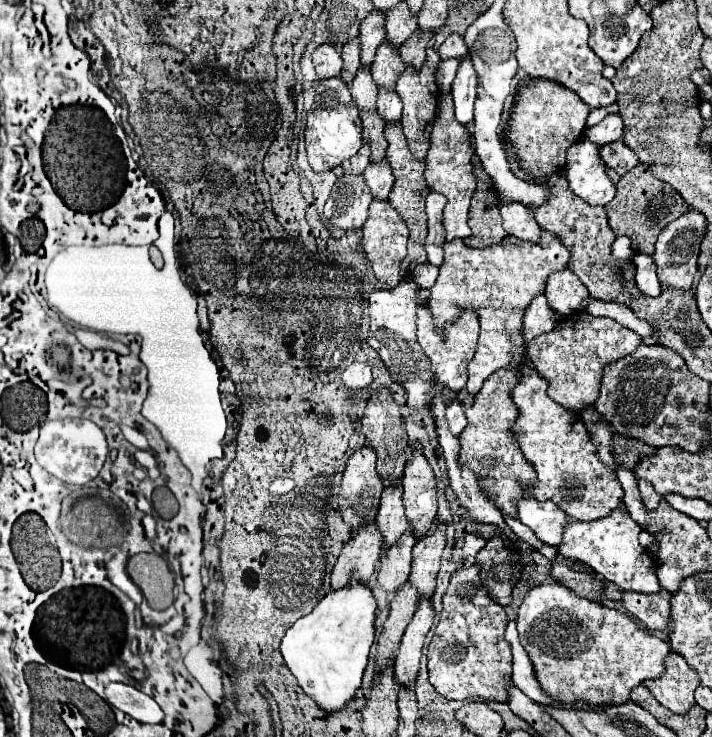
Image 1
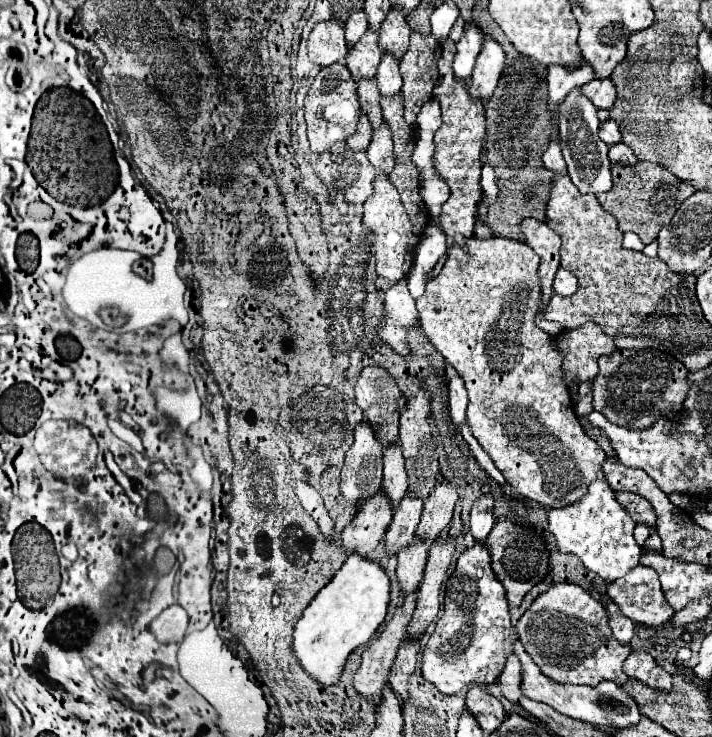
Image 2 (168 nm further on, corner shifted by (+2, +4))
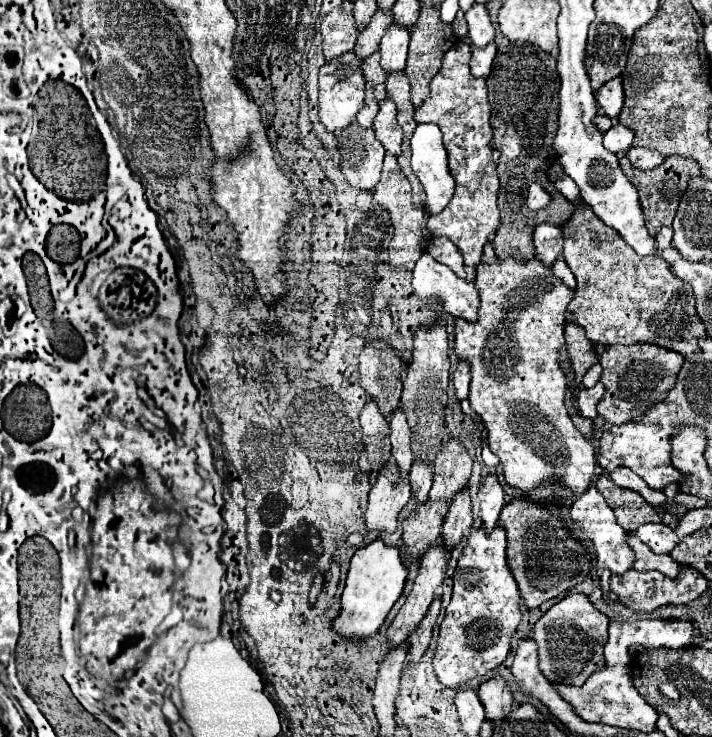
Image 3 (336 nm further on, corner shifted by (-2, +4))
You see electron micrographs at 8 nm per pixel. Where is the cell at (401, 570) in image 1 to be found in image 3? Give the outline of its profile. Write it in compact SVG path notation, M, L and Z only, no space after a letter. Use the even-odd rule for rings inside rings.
M415 458L409 472L409 482L413 490L411 504L423 504L427 500L427 494L431 490L431 480L433 480L433 466Z

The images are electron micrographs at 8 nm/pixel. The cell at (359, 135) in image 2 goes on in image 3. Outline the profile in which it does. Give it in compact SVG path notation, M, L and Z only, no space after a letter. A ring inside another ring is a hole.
M367 84L367 90L365 90L365 106L357 114L357 122L363 128L369 128L373 124L373 118L377 116L377 112L379 112L379 104L377 104L377 100L373 96L373 86Z

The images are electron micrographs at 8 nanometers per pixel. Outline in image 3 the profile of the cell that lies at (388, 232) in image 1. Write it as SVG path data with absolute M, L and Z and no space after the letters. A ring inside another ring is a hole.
M385 154L385 164L383 164L383 172L381 172L381 180L375 186L375 202L381 204L383 208L389 210L391 214L391 222L395 228L393 240L389 244L389 264L397 266L397 268L409 268L413 270L415 262L421 258L421 252L427 250L431 236L429 230L425 228L425 220L429 218L429 214L423 208L415 208L413 200L411 200L411 184L405 178L405 174L401 172L401 166L397 164L395 156Z

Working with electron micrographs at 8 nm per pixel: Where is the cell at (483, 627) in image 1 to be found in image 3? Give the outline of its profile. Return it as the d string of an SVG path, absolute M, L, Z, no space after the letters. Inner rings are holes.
M495 526L491 534L483 530L473 530L467 538L467 546L463 548L457 570L453 576L453 598L449 606L445 608L445 618L439 628L439 640L437 650L433 656L433 668L437 678L449 686L459 688L461 684L469 682L471 678L485 676L491 670L495 670L509 654L511 650L511 636L515 634L519 622L521 622L521 610L519 610L519 588L517 582L507 566L507 536L503 526Z

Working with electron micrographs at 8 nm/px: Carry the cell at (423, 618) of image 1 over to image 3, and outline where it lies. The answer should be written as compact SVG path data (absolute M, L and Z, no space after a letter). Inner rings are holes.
M463 488L453 498L453 504L449 506L447 518L443 522L443 542L447 550L455 548L461 542L461 538L471 530L471 522L473 522L471 496L469 496L469 490Z

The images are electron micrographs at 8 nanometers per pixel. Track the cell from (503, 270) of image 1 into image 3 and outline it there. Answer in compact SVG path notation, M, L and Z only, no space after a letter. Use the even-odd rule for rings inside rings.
M507 258L503 262L495 262L495 264L479 264L477 266L477 274L475 274L475 280L473 284L477 286L479 290L479 296L481 296L481 306L479 306L479 320L473 324L473 322L467 322L467 320L455 320L455 354L461 358L461 360L467 360L471 364L471 392L469 392L469 400L471 400L471 406L473 410L479 414L479 418L483 420L485 428L489 430L489 446L491 446L491 452L495 456L499 456L501 460L501 466L503 466L503 476L505 476L505 482L513 488L519 488L523 492L529 492L533 488L537 488L543 480L561 480L563 484L567 484L567 488L573 492L573 494L583 494L591 480L595 478L599 466L597 466L597 456L595 456L595 448L583 438L583 434L573 426L571 418L567 416L567 408L565 408L565 390L567 390L567 380L565 380L565 374L563 370L559 368L559 348L565 344L565 338L563 338L563 326L565 326L565 312L567 312L567 304L569 300L573 300L575 296L575 290L565 286L553 272L551 268L545 268L539 260L531 260L531 262L517 262L513 258Z

